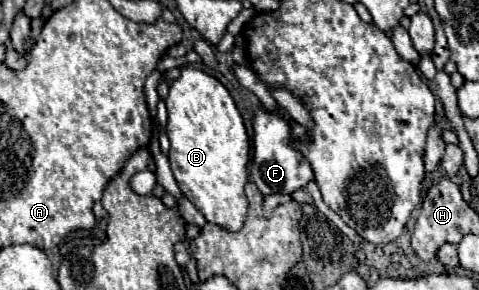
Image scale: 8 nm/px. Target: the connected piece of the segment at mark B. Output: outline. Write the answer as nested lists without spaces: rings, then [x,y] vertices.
[[[186,68],[182,70],[180,78],[170,84],[170,92],[166,98],[168,108],[168,124],[166,132],[170,138],[170,168],[172,174],[180,186],[180,192],[198,208],[198,212],[210,222],[220,226],[226,232],[236,232],[242,228],[248,200],[244,194],[244,186],[248,182],[248,154],[250,154],[250,142],[248,134],[242,122],[242,116],[230,96],[230,92],[212,76],[208,76],[202,70]]]

